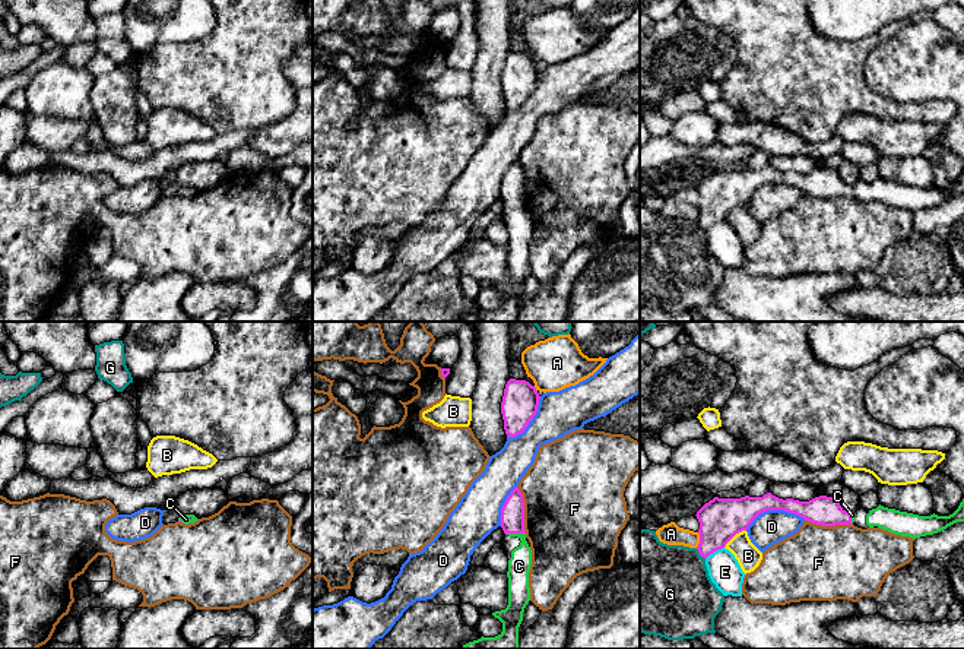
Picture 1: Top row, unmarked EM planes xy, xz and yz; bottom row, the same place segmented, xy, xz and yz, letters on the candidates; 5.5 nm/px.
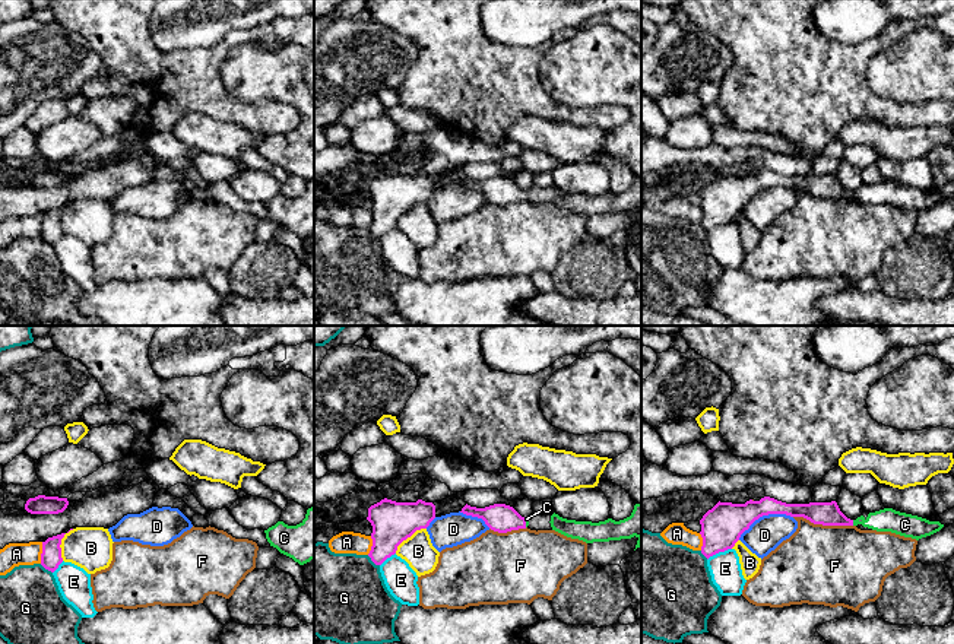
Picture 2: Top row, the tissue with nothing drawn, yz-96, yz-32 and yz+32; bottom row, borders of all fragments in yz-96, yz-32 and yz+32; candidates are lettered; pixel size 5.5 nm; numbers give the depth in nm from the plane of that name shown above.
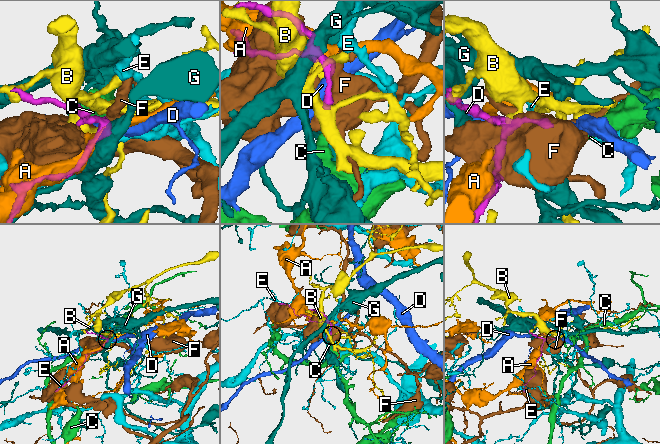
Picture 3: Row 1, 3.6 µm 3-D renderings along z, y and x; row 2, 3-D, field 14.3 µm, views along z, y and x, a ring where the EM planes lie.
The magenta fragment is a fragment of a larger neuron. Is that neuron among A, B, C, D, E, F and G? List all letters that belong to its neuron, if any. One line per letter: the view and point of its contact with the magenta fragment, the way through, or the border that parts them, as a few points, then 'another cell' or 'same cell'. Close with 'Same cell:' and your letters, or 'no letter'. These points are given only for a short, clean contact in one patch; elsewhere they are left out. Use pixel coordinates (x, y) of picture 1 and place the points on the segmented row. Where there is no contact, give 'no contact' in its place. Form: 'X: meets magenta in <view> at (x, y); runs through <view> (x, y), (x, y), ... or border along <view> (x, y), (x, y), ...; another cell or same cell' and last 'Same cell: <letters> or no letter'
A: meets magenta in yz at (700, 540); another cell
B: meets magenta in yz at (733, 535); another cell
C: meets magenta in xz at (514, 532); runs through xz (513, 510), (514, 532), (523, 540), (519, 566); same cell
D: meets magenta in yz at (774, 509); another cell
E: meets magenta in yz at (714, 550); another cell
F: meets magenta in yz at (828, 525); another cell
G: meets magenta in yz at (700, 554); another cell
Same cell: C

